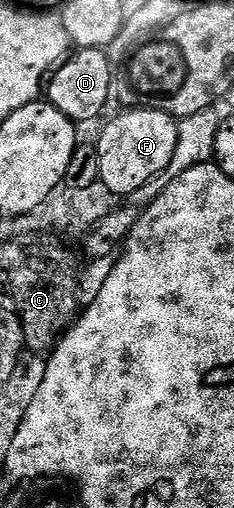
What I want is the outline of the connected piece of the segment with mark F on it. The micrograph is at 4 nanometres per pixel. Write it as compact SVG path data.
M133 106L133 111L124 111L104 127L100 139L95 140L98 157L102 161L100 181L110 187L116 197L126 197L146 185L150 177L162 173L174 157L178 145L179 122L173 116L154 107Z

